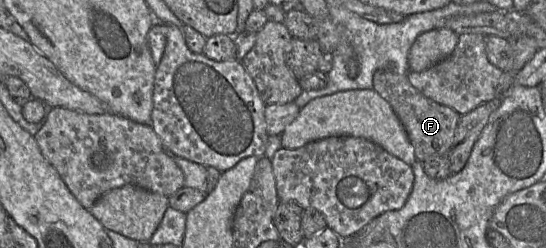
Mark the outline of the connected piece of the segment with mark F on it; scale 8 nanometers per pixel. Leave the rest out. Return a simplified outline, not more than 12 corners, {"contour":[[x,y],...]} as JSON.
{"contour":[[378,69],[373,88],[403,125],[416,159],[450,149],[461,115]]}

